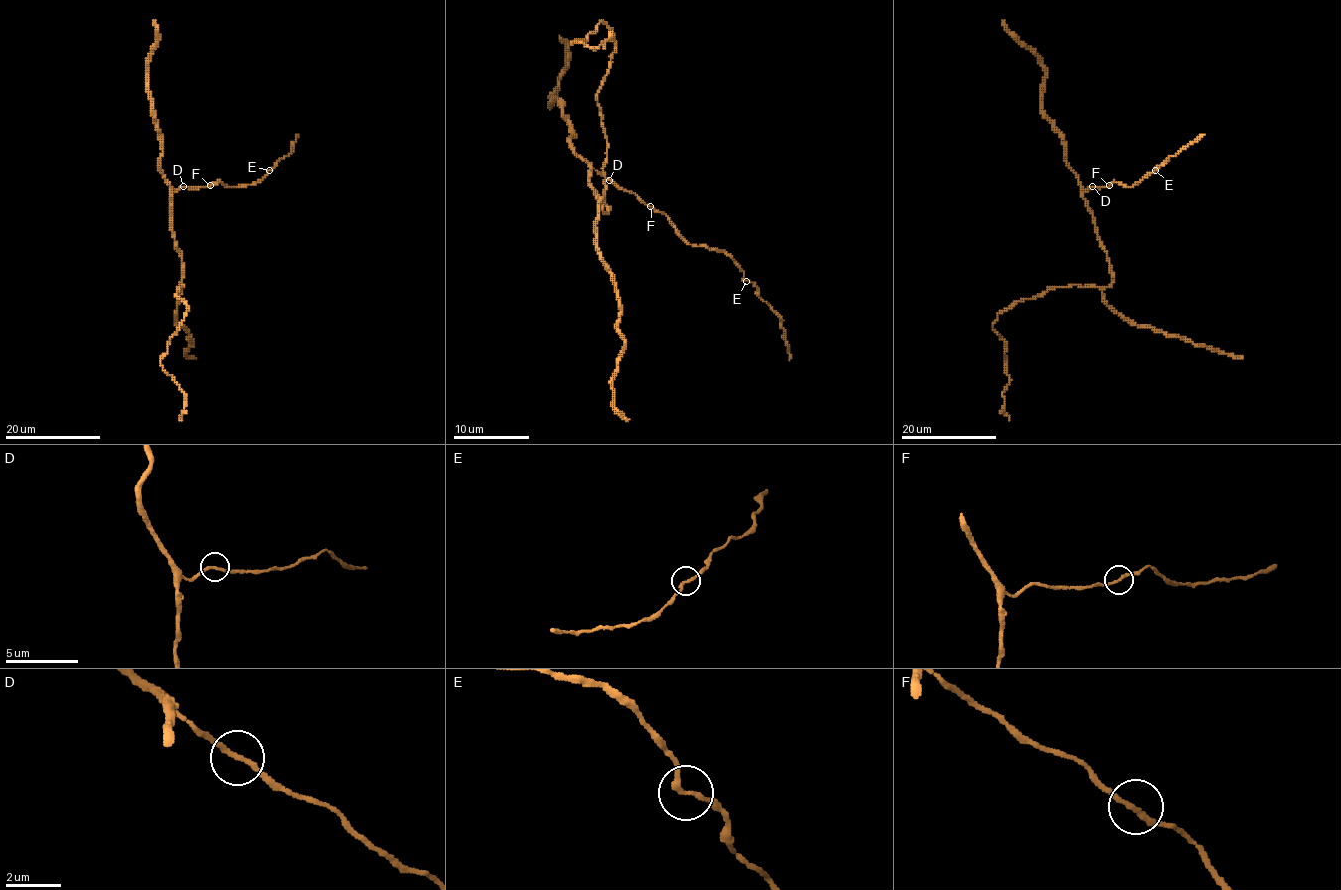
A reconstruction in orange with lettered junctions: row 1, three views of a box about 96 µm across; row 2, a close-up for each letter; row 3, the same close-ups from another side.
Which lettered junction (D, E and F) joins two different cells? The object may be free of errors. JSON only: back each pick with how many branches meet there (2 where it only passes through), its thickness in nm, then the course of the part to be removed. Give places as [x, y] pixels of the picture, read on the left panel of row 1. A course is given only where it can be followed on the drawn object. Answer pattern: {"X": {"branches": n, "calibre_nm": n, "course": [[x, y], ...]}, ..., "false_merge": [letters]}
{"false_merge": []}

